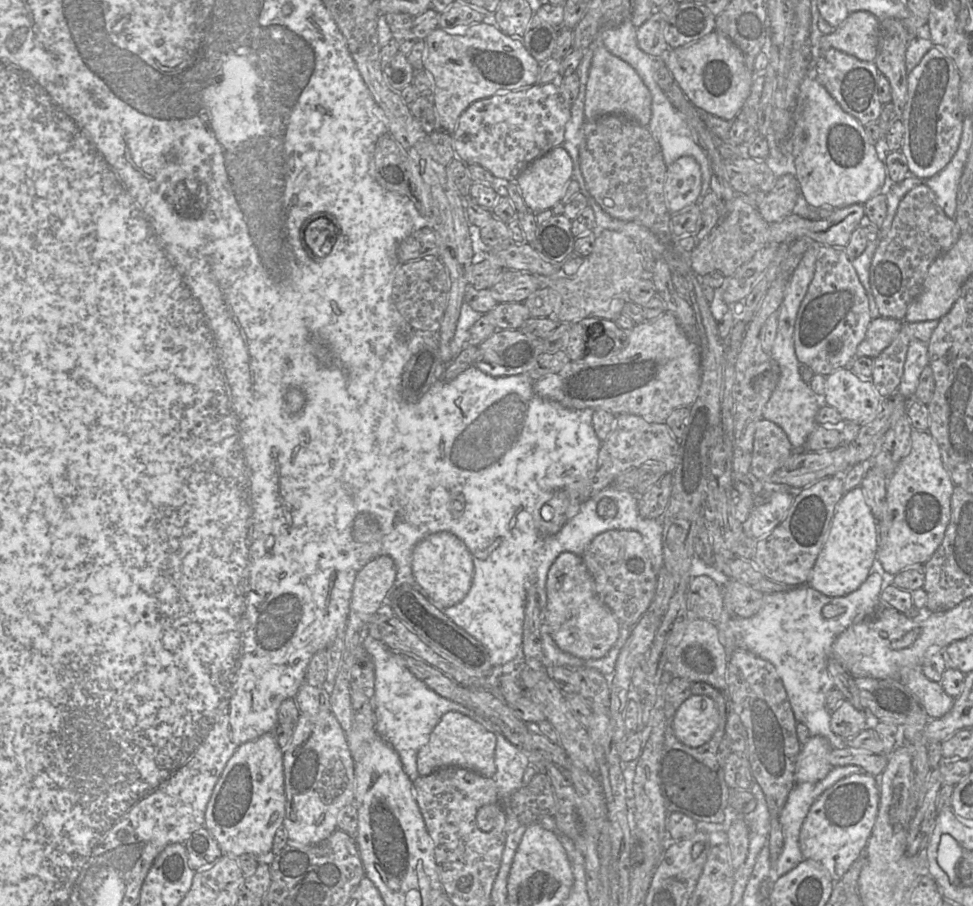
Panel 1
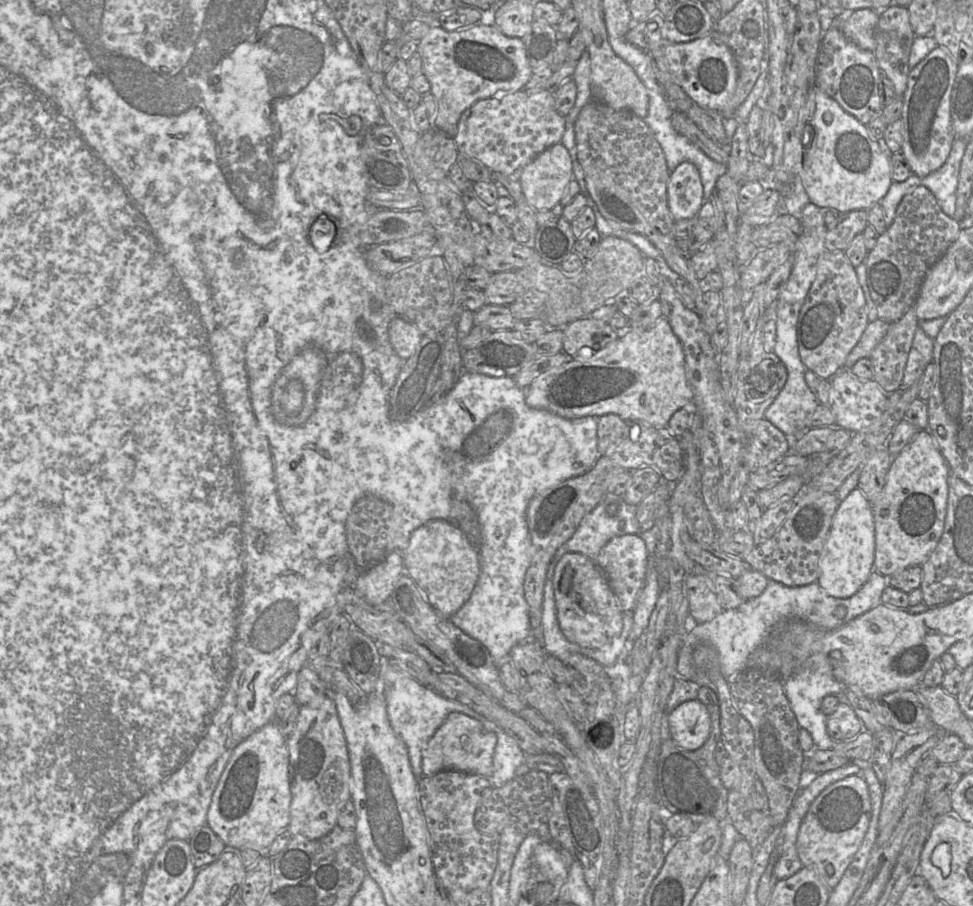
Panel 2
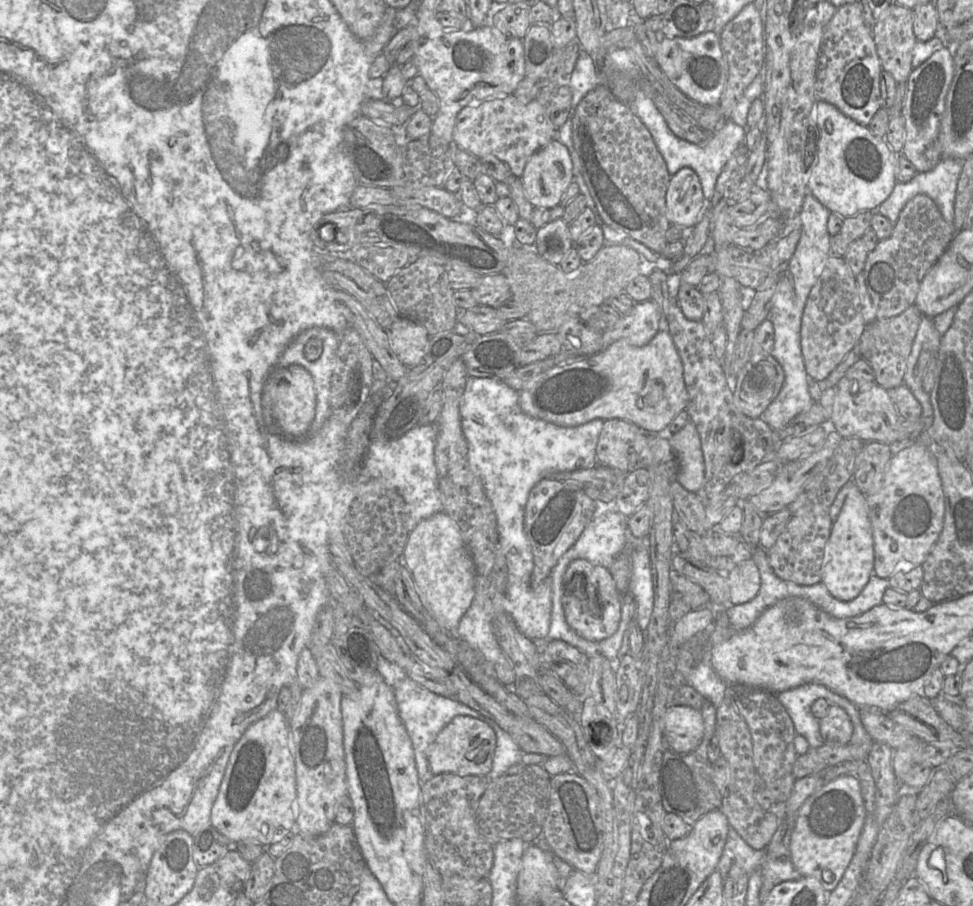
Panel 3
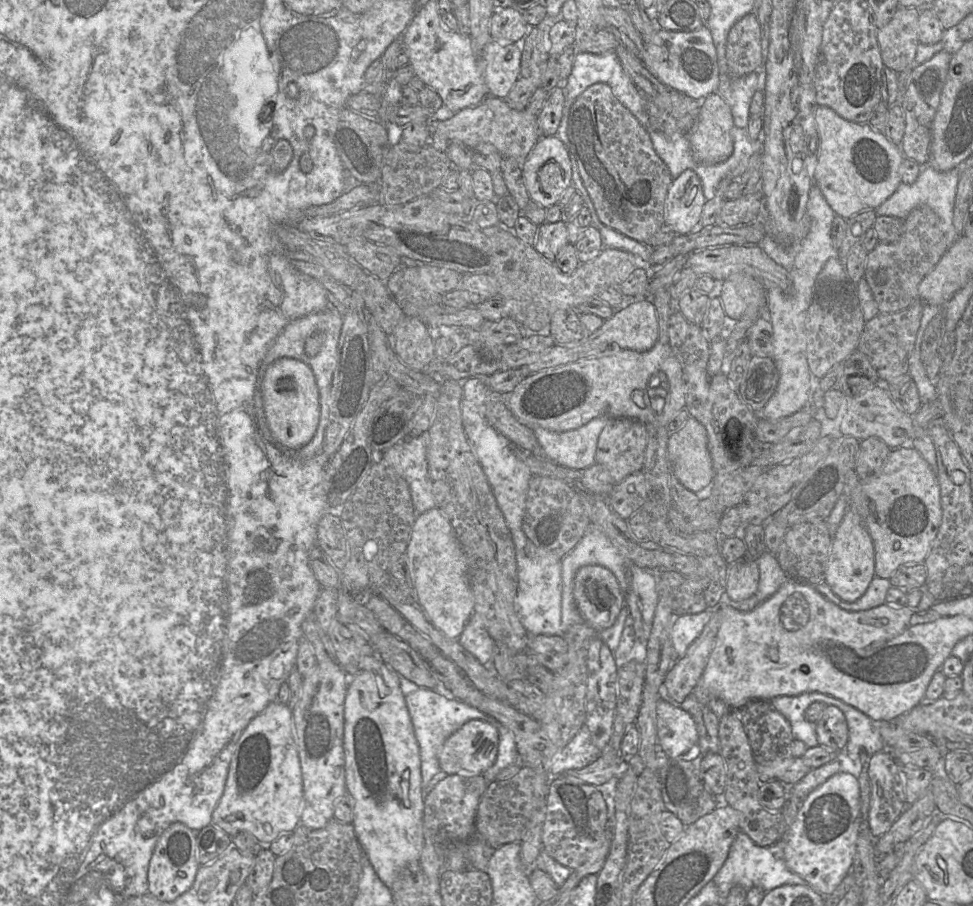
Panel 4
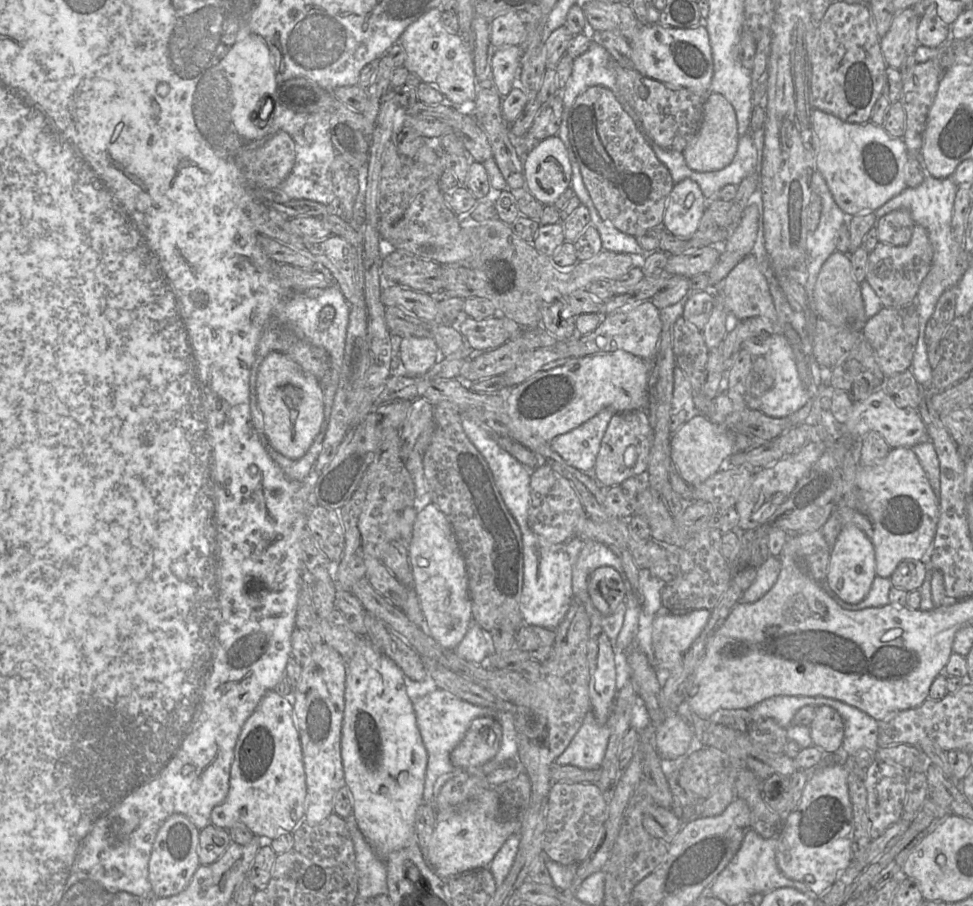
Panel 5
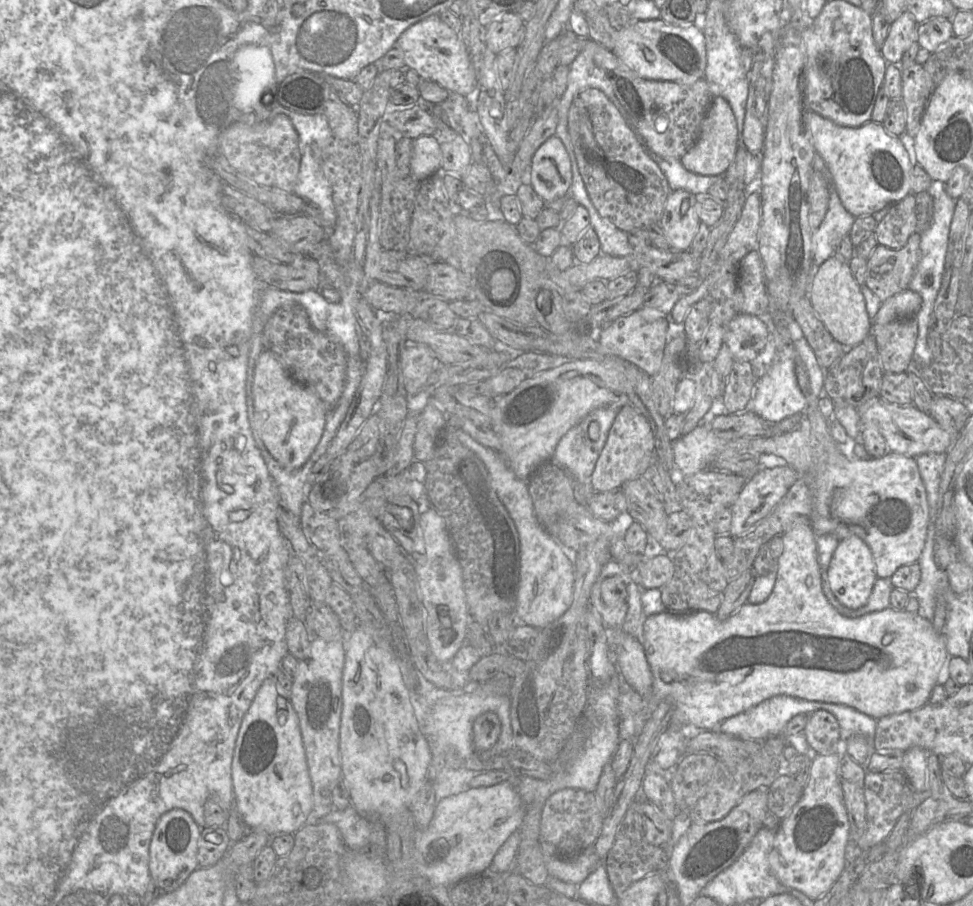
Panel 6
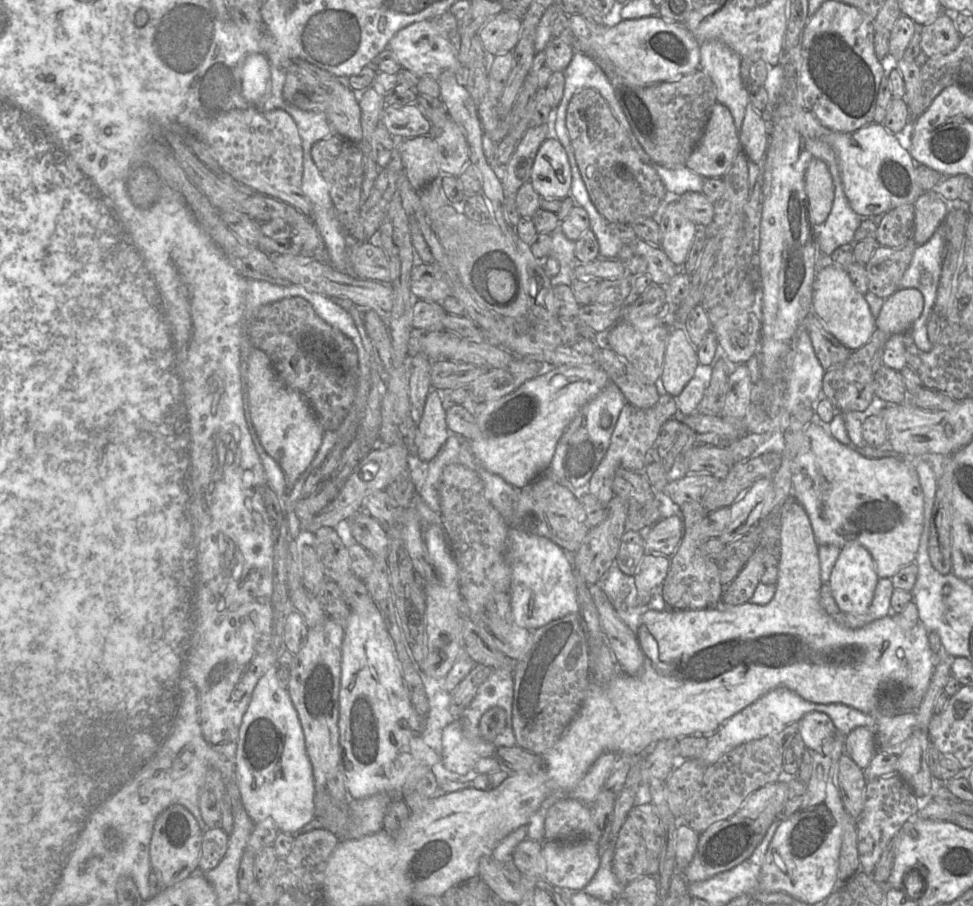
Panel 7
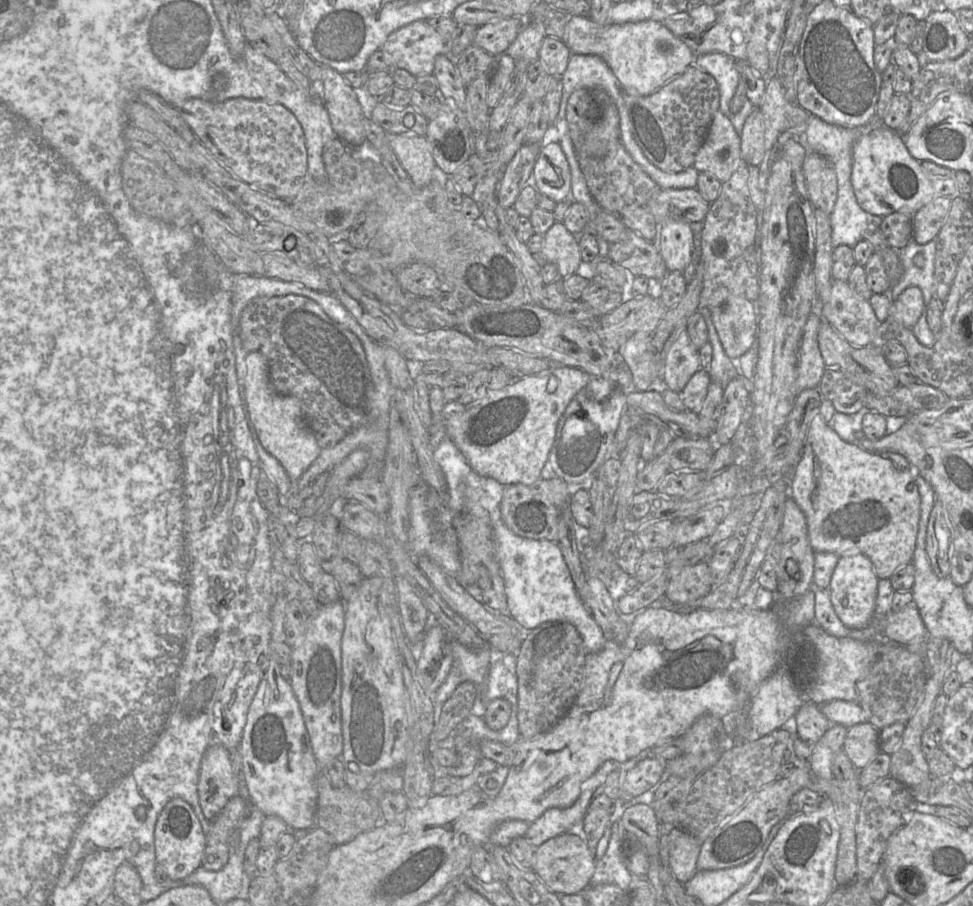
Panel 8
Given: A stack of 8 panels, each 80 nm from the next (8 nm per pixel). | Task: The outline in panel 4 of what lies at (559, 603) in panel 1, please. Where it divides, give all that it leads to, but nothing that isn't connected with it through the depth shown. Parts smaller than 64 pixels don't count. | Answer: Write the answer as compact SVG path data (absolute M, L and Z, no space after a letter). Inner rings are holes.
M585 565L577 570L573 598L580 615L596 630L612 626L624 606L616 577L600 565Z

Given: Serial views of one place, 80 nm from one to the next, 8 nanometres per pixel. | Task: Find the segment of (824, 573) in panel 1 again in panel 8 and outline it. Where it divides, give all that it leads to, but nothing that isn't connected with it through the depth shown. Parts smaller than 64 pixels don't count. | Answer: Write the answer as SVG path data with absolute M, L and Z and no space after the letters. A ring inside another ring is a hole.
M856 553L839 558L828 589L834 610L846 627L862 629L874 621L878 581L873 565L865 555Z

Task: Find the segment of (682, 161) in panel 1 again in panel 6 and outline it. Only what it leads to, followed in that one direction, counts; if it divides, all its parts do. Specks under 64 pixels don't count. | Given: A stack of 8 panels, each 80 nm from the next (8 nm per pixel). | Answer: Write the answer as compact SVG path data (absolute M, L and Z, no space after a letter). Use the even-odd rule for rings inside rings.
M685 190L670 192L659 225L671 250L689 251L701 223L696 210L697 200L696 195Z

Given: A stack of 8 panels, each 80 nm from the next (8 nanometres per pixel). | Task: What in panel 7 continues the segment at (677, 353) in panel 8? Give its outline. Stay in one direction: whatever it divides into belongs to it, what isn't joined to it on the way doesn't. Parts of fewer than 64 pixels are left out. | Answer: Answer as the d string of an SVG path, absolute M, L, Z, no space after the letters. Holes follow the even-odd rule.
M671 327L659 379L659 387L663 391L673 397L681 394L699 366L696 348L683 327Z

